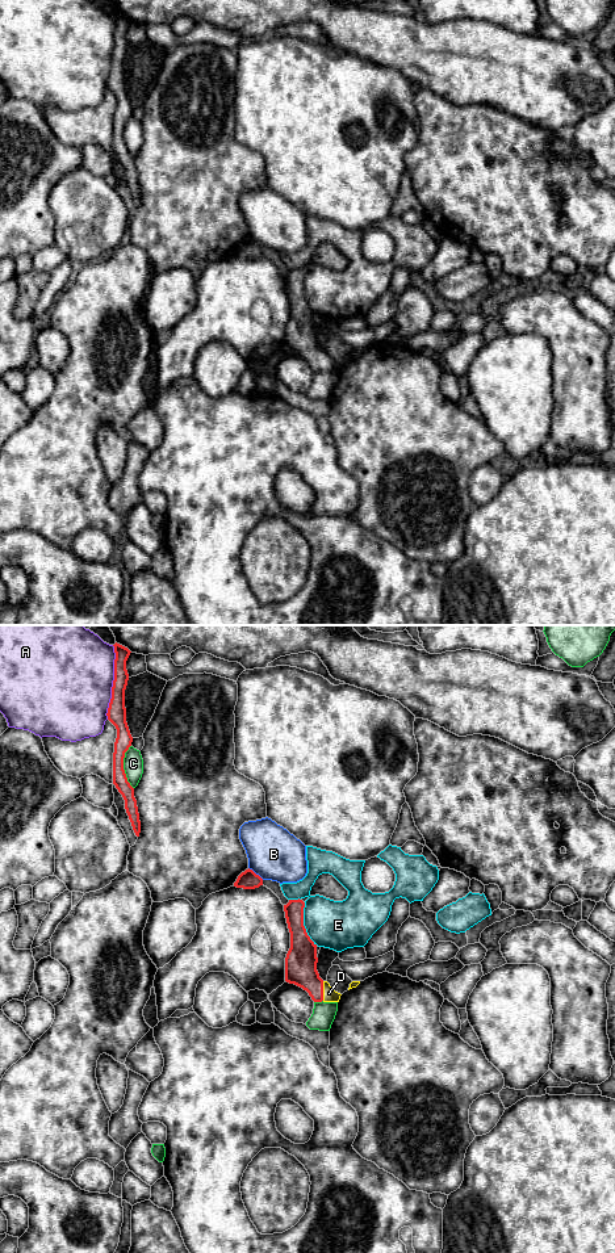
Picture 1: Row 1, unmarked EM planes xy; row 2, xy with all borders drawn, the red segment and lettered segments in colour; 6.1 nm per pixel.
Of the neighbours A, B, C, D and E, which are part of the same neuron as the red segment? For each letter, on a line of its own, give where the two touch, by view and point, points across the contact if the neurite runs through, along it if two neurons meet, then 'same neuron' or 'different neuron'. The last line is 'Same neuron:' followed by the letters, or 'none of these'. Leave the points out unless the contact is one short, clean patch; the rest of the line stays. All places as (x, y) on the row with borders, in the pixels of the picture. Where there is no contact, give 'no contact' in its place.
A: meets red in xy at (113, 682); different neuron
B: meets red in xy at (255, 874); different neuron
C: meets red in xy at (122, 767); different neuron
D: meets red in xy at (322, 990); runs through xy (301, 960), (301, 969), (322, 990), (329, 993); same neuron
E: meets red in xy at (302, 923); different neuron
Same neuron: D

